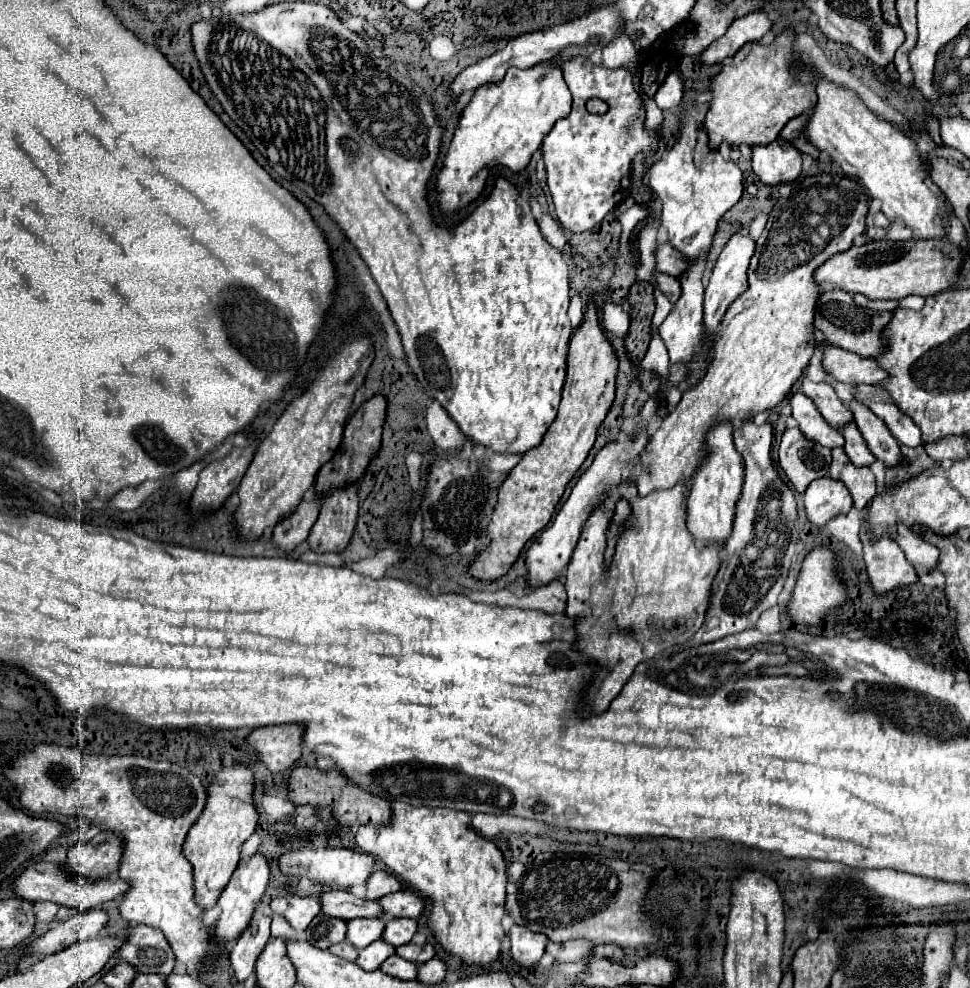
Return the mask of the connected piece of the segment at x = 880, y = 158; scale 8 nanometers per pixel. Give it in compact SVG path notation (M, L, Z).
M824 75L818 81L818 103L806 123L806 135L814 147L826 151L842 171L860 179L866 193L882 201L882 213L894 221L902 219L916 239L944 237L944 229L934 223L936 215L944 215L944 201L938 199L924 183L928 177L926 159L918 153L916 143L896 129L892 123L878 119L864 101L848 89L830 83Z

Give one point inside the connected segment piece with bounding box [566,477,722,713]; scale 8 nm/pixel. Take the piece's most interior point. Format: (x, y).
(653, 595)

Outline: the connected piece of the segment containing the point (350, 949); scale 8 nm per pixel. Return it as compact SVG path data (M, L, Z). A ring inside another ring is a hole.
M342 941L342 943L338 943L338 945L332 945L328 951L330 951L332 955L338 955L338 957L346 959L346 961L356 961L356 959L358 959L358 953L360 953L360 949L356 949L356 947L350 945L348 941Z

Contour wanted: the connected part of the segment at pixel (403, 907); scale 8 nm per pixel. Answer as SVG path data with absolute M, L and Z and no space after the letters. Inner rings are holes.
M406 889L406 891L398 891L398 893L390 893L390 895L382 897L380 905L388 917L412 917L412 919L416 919L424 913L426 901L418 893Z

